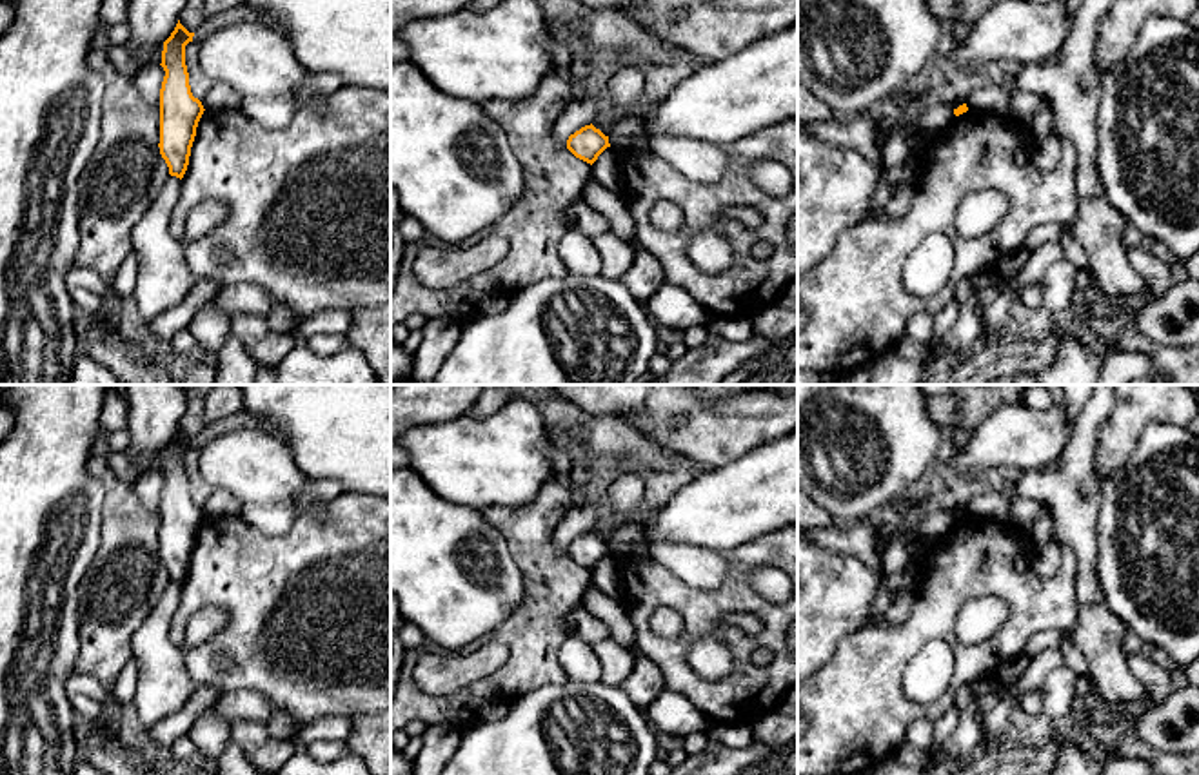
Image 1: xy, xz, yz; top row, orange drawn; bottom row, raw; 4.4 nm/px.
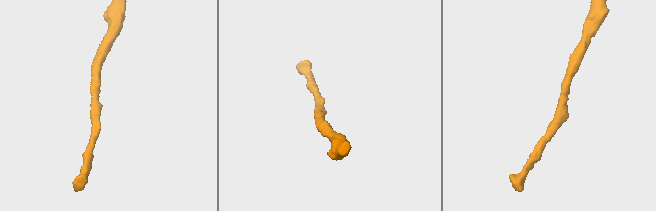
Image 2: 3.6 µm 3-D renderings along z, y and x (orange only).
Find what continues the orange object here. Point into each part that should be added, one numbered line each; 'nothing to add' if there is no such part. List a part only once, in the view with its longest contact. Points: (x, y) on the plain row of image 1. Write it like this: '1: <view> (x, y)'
nothing to add

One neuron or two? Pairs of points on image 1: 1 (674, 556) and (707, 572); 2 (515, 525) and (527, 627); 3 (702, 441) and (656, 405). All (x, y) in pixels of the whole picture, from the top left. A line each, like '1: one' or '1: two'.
1: one
2: one
3: one

